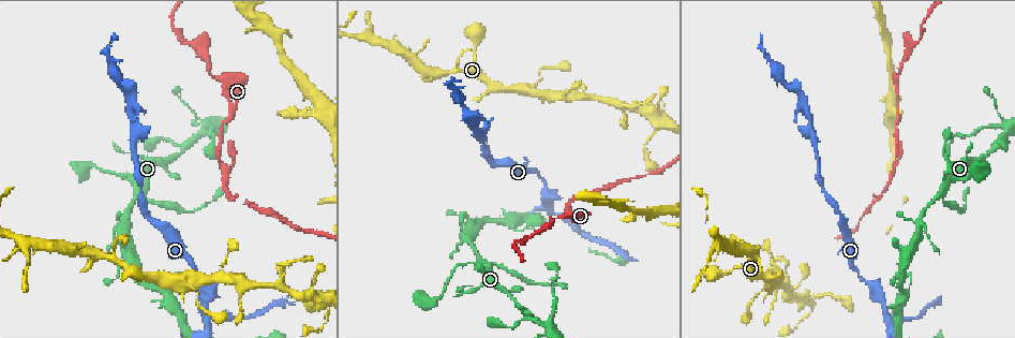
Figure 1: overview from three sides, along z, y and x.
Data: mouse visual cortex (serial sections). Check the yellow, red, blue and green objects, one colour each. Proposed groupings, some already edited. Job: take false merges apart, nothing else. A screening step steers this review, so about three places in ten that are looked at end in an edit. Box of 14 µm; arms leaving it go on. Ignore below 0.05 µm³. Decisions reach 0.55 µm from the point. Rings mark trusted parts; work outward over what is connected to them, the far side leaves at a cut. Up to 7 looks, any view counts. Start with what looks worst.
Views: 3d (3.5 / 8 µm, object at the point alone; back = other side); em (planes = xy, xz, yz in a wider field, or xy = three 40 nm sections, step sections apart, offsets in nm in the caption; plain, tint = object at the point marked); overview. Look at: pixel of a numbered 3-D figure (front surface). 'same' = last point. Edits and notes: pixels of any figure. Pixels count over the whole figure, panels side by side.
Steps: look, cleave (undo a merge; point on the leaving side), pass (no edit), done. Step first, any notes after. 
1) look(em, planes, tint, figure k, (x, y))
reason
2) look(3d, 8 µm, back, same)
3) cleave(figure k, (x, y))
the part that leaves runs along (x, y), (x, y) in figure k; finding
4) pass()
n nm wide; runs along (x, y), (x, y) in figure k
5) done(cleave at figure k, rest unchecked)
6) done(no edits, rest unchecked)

look(3d, 3.5 µm, back, figure 1, (894, 167))
abrupt turn

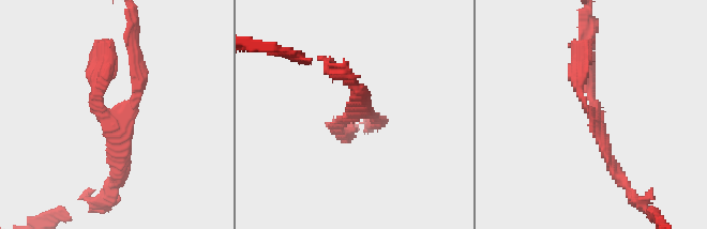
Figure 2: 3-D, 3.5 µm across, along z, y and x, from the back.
look(em, xy, step 5, tint, figure 2, (125, 114))

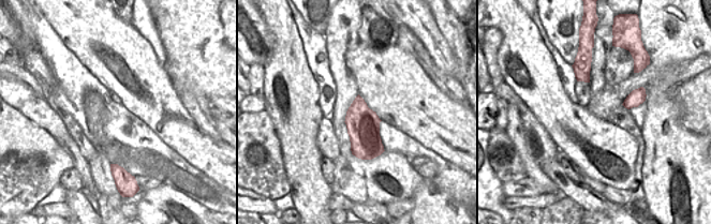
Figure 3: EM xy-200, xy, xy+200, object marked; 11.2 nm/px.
pass()
runs along (588, 47), (590, 100), (618, 174) in figure 2; one cell here

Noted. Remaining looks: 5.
look(3d, 3.5 µm, figure 1, (205, 51))
branch point

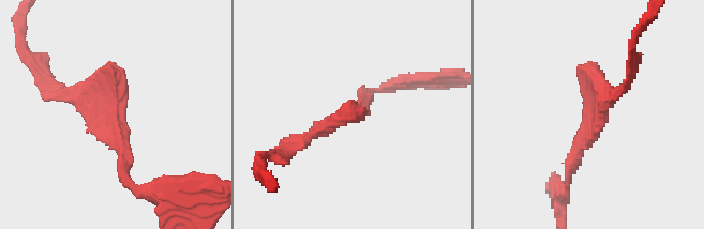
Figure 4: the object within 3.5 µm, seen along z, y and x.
look(em, xy, step 3, tint, figure 4, (590, 120))
shape alone is not enough

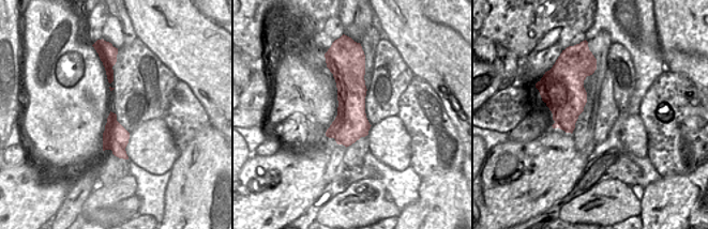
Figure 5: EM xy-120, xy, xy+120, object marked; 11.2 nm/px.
pass()
runs along (133, 185), (117, 125), (58, 90) in figure 4; one cell here

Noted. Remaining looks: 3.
look(3d, 3.5 µm, figure 1, (550, 208))
three arms meet

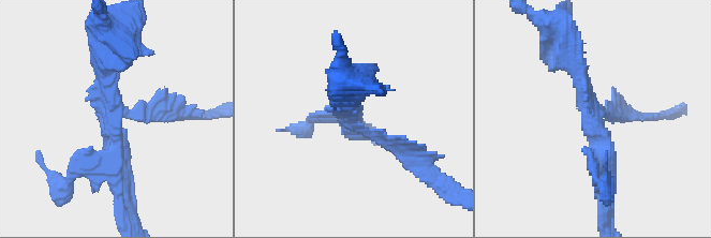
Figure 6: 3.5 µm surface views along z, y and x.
look(em, xy, step 5, tint, figure 6, (353, 115))
3 arms; arms of 150, 300, 350 nm

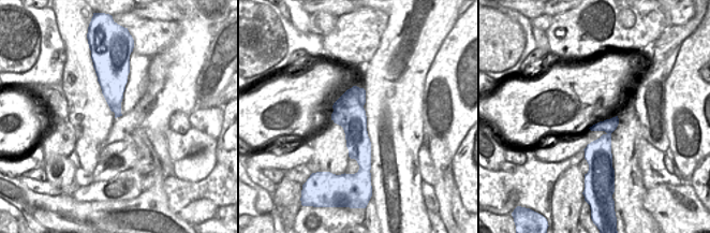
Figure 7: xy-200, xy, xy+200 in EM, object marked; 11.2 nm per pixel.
pass()
360 nm wide; runs along (568, 47), (590, 114), (632, 117) in figure 6; all the same cell

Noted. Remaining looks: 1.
done(no edits, rest unchecked)

